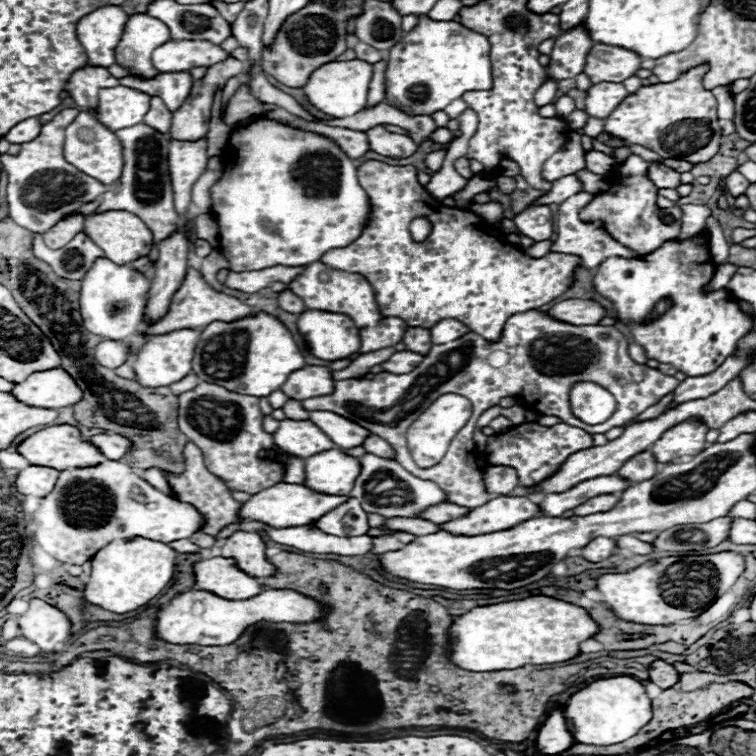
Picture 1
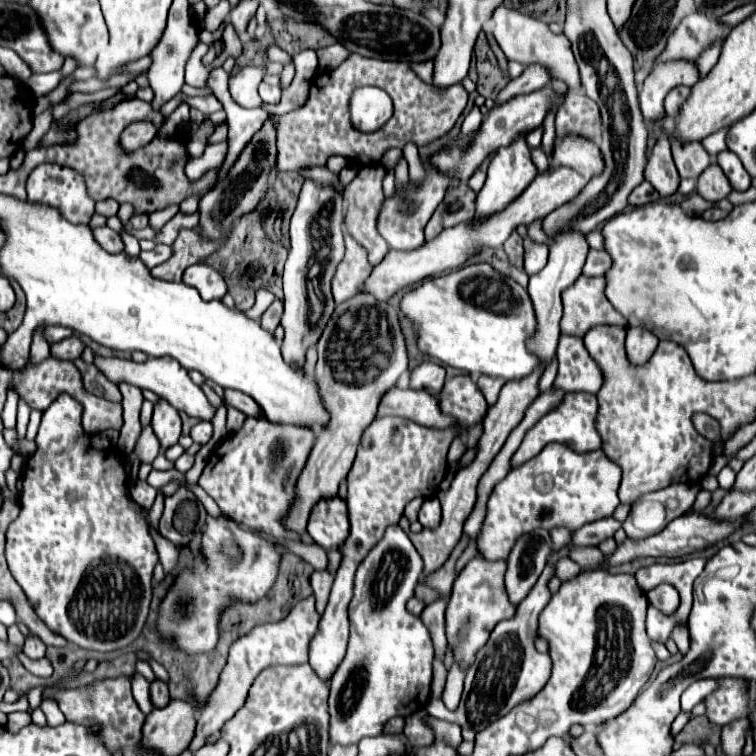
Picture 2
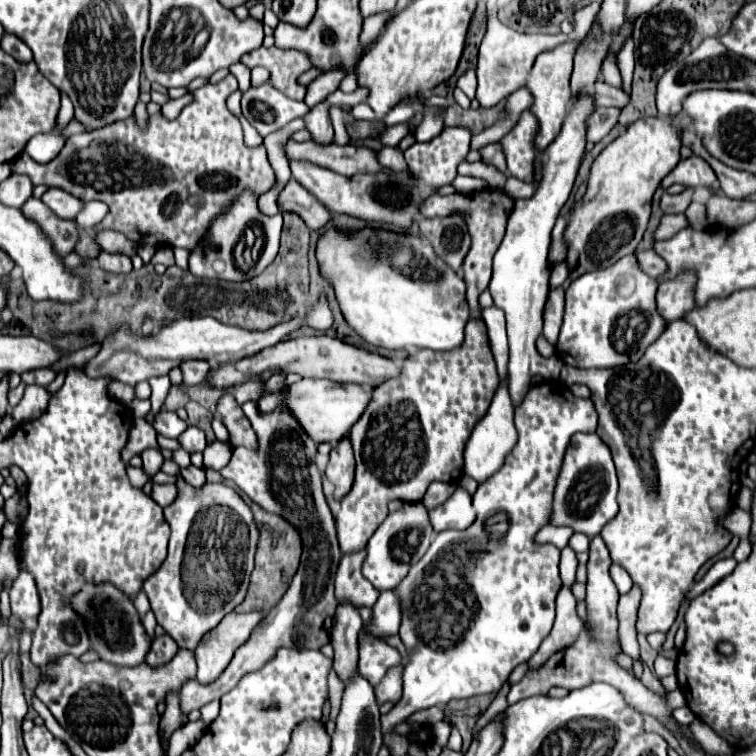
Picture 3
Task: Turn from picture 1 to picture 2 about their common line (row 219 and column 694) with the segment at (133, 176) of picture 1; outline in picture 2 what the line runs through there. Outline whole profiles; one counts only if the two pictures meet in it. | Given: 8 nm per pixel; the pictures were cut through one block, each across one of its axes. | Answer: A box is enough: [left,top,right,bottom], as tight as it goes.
[672,140,710,178]

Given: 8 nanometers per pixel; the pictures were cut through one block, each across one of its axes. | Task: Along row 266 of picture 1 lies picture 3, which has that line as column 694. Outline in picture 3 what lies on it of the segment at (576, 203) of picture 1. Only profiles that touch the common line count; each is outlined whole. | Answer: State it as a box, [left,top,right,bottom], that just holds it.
[688,558,736,598]

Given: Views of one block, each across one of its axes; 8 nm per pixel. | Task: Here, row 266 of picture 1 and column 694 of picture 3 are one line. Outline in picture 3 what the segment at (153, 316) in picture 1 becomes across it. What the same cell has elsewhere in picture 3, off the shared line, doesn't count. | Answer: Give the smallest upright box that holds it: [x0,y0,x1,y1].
[662,156,716,188]

